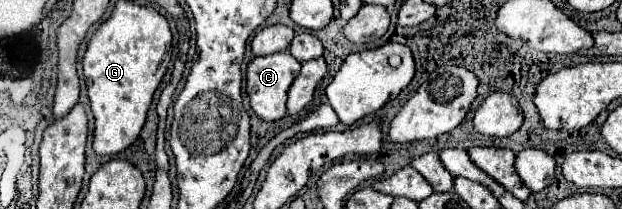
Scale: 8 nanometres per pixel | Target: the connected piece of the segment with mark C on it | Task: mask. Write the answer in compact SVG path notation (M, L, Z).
M272 53L266 57L256 57L254 61L250 61L248 69L246 69L246 93L248 97L252 97L252 111L264 119L264 121L278 121L286 115L286 93L292 85L292 81L298 77L300 73L300 63L288 53Z

